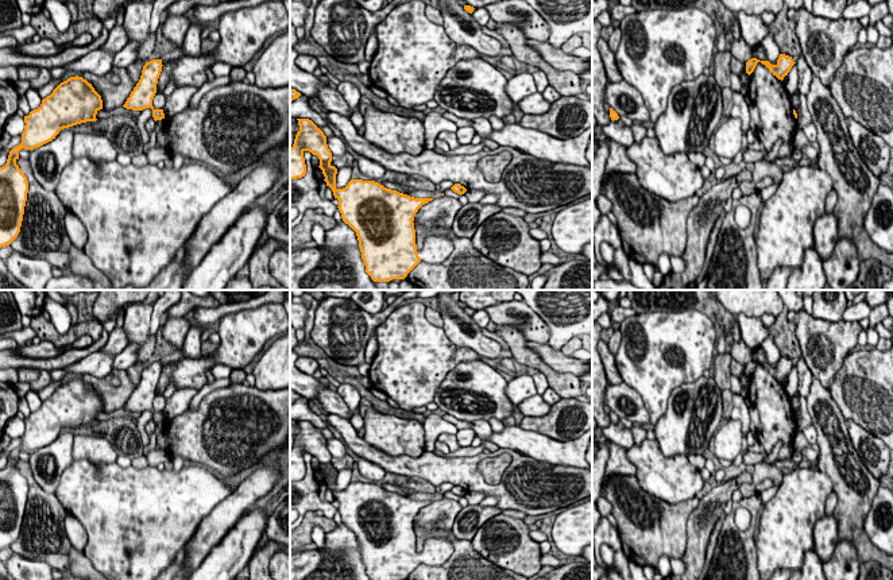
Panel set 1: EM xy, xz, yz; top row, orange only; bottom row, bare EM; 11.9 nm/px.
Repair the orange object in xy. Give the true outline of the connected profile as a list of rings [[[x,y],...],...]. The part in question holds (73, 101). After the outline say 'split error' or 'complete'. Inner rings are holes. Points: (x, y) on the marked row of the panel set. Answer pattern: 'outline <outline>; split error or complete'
outline [[[76,76],[61,82],[50,96],[42,100],[38,109],[24,116],[26,125],[22,134],[22,143],[9,151],[7,163],[0,167],[0,248],[9,245],[18,237],[27,201],[28,181],[16,165],[19,151],[22,148],[34,150],[51,142],[63,128],[86,121],[96,121],[96,115],[100,109],[103,109],[101,96],[94,90],[92,84]]]; complete

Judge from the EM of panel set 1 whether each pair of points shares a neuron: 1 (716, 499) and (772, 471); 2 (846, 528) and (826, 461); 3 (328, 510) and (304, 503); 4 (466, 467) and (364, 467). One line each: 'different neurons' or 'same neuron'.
1: different neurons
2: same neuron
3: same neuron
4: different neurons

